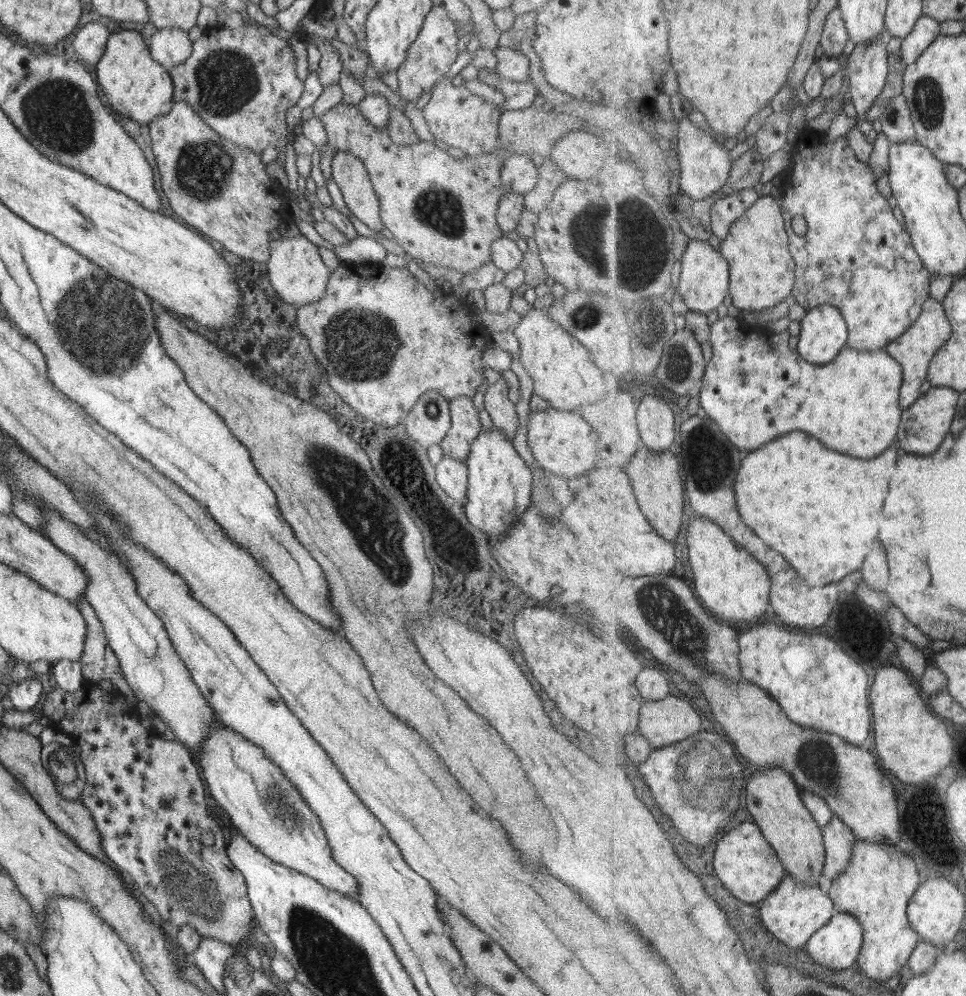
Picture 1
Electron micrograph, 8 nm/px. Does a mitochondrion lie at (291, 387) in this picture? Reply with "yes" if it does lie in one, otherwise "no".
no

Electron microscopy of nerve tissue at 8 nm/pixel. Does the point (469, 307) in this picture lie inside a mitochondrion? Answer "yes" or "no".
no

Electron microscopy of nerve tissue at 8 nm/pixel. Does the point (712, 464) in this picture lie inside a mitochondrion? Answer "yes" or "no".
yes

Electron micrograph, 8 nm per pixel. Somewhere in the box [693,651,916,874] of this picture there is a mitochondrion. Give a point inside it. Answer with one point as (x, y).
(816, 758)

